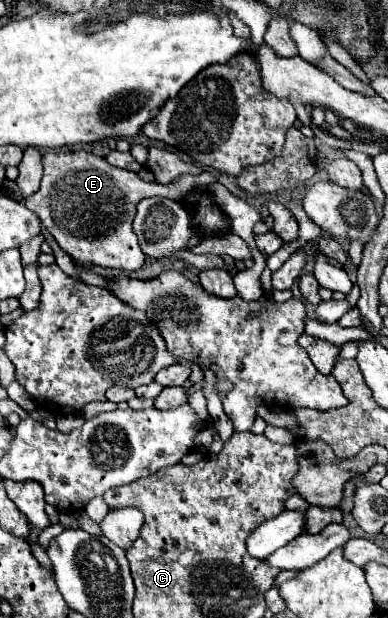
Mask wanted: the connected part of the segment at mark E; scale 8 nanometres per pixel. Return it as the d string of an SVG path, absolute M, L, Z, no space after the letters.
M84 149L44 153L42 165L44 175L40 189L24 201L26 207L40 217L42 225L46 225L56 243L74 261L120 271L138 271L144 265L144 253L132 229L136 205L142 199L160 195L180 201L190 187L208 187L216 183L216 177L206 171L196 177L180 177L180 181L174 181L172 185L146 183L136 173L112 167L104 157Z

